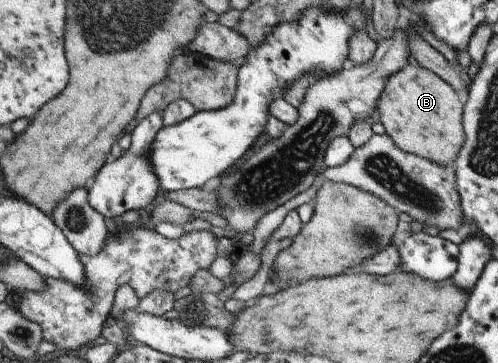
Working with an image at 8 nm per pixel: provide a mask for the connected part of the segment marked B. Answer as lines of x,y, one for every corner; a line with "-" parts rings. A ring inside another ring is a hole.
407,63
403,70
386,80
384,91
376,102
376,111
379,112
379,122
395,146
437,164
453,165
465,142
463,103
449,83
421,65
415,67

